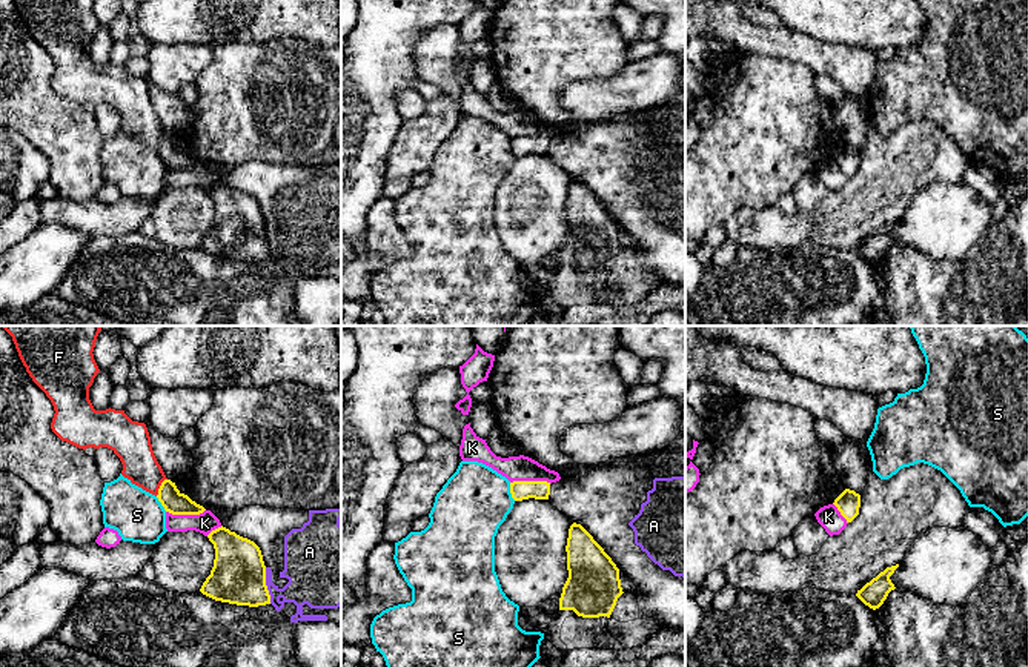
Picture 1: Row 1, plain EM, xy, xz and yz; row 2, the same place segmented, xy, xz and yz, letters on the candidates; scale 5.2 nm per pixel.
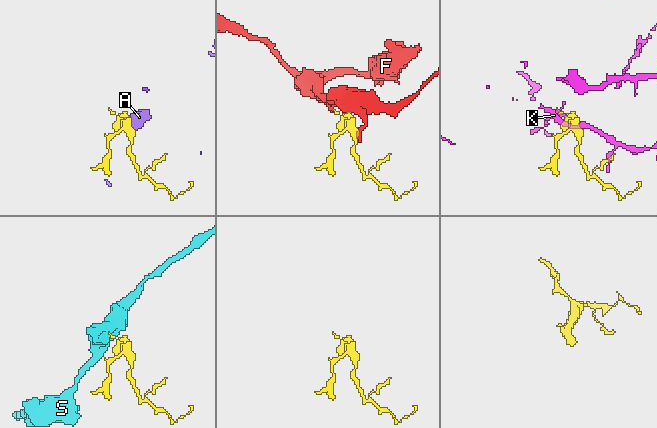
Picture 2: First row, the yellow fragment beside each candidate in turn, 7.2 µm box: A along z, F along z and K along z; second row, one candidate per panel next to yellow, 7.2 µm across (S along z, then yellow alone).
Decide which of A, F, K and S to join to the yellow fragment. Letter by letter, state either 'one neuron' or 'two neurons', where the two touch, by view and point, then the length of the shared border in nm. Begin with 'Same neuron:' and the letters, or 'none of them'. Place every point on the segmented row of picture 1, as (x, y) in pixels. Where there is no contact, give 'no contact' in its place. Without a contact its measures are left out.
Same neuron: none of them
A: two neurons; contact xy (266, 586); length 190 nm
F: two neurons; contact xy (160, 487); length 110 nm
K: two neurons; contact xz (530, 481); length 220 nm
S: two neurons; contact xz (510, 492); length 100 nm

